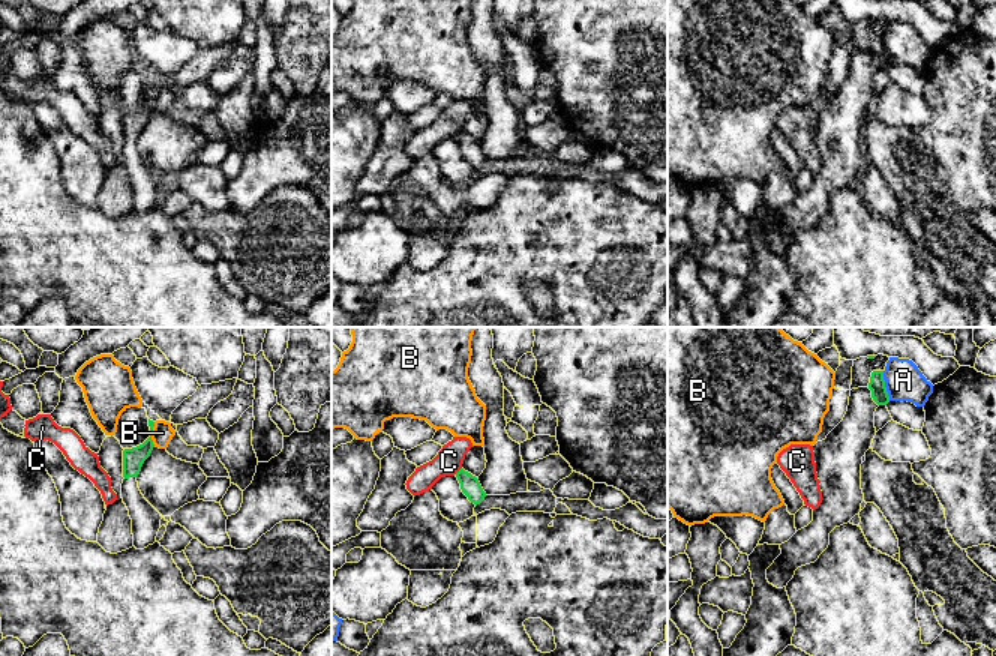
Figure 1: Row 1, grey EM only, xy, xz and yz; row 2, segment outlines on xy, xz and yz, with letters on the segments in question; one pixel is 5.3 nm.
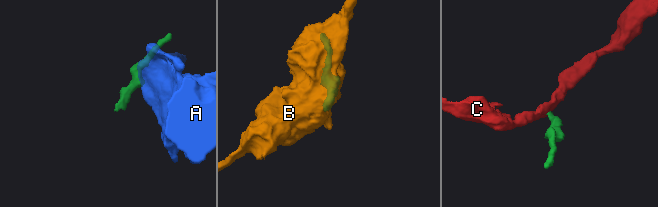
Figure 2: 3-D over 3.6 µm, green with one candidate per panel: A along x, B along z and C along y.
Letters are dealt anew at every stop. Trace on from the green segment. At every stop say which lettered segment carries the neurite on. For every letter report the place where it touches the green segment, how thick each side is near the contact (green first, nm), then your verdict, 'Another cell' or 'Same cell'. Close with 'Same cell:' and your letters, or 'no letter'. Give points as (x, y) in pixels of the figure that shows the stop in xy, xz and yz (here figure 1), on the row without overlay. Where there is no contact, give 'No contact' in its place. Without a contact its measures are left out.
A: Touches green at yz (884, 50). Thickness 90 nm (green) against 200 nm. Another cell
B: Touches green at xy (150, 98). Thickness 120 nm (green) against 120 nm. Another cell
C: Touches green at xz (459, 134). Thickness 110 nm (green) against 150 nm. Another cell
Same cell: no letter

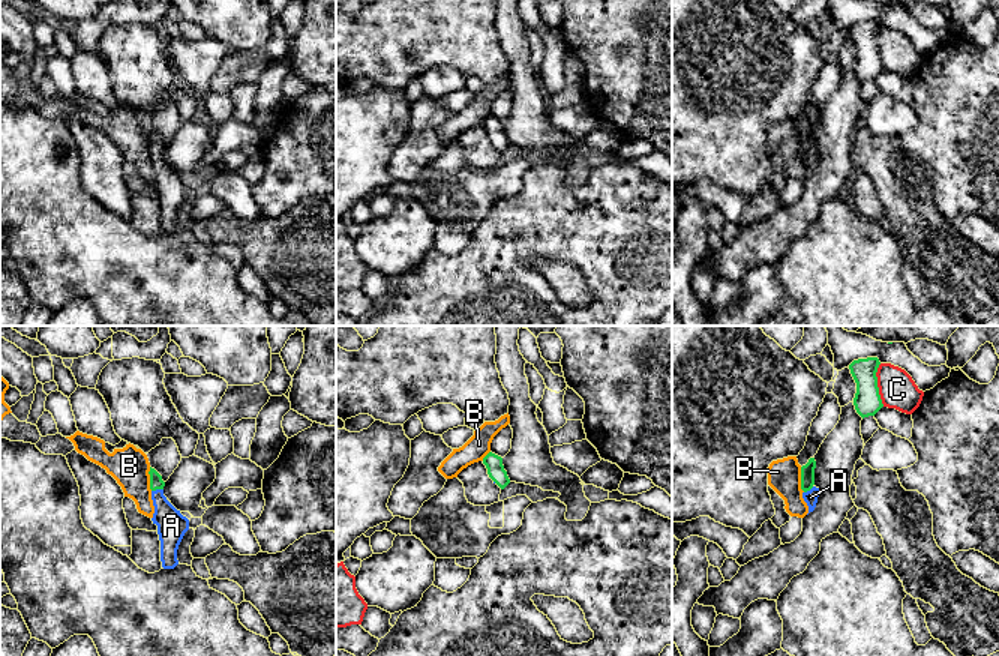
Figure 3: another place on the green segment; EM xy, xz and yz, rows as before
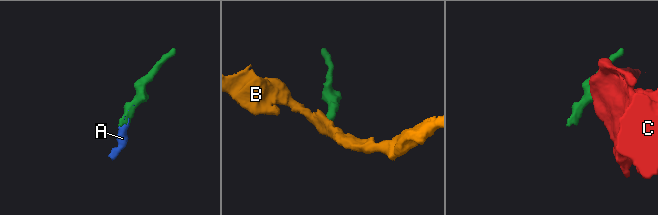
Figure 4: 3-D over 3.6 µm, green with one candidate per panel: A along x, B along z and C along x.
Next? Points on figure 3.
A: Touches green at xy (156, 152). Thickness 70 nm (green) against 160 nm. Same cell
B: Touches green at yz (801, 143). Thickness 80 nm (green) against 180 nm. Another cell
C: Touches green at yz (876, 48). Thickness 150 nm (green) against 200 nm. Another cell
Same cell: A

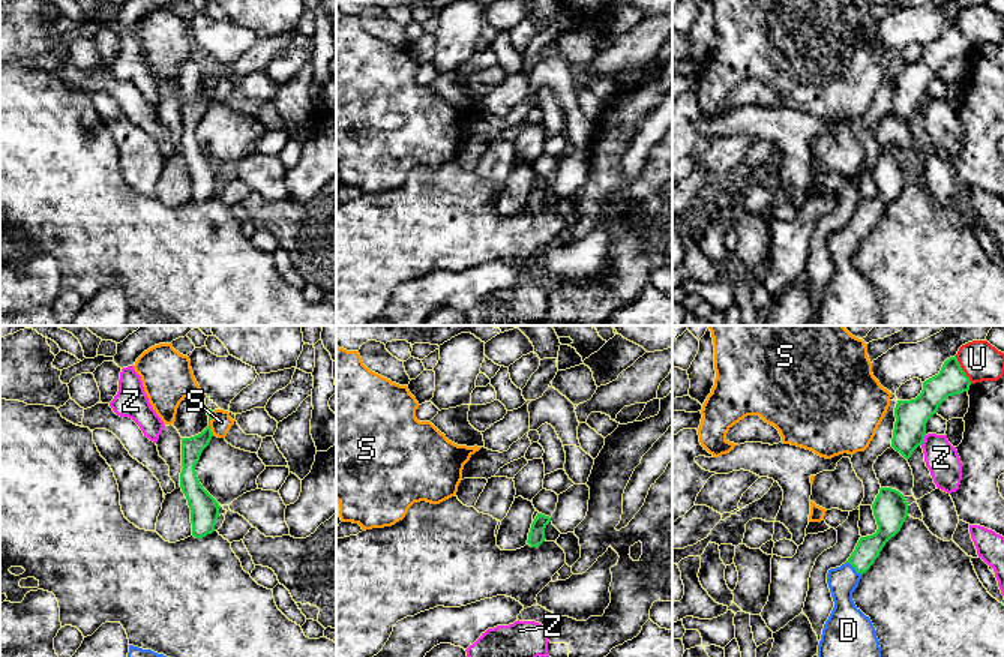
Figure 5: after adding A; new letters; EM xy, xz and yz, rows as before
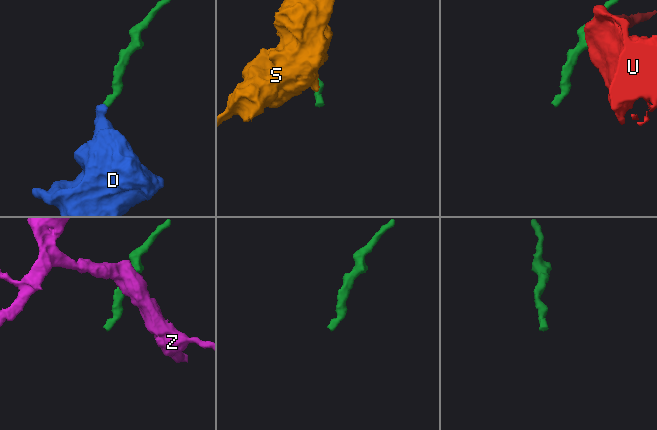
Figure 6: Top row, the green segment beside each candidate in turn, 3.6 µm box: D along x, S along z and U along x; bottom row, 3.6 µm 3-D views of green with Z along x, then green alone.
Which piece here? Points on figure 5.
D: Touches green at yz (854, 231). Thickness 130 nm (green) against 160 nm. Same cell
S: Touches green at xy (209, 87). Thickness 120 nm (green) against 120 nm. Another cell
U: Touches green at yz (961, 33). Thickness 160 nm (green) against 200 nm. Another cell
Z: Touches green at yz (923, 104). Thickness 180 nm (green) against 180 nm. Another cell
Same cell: D

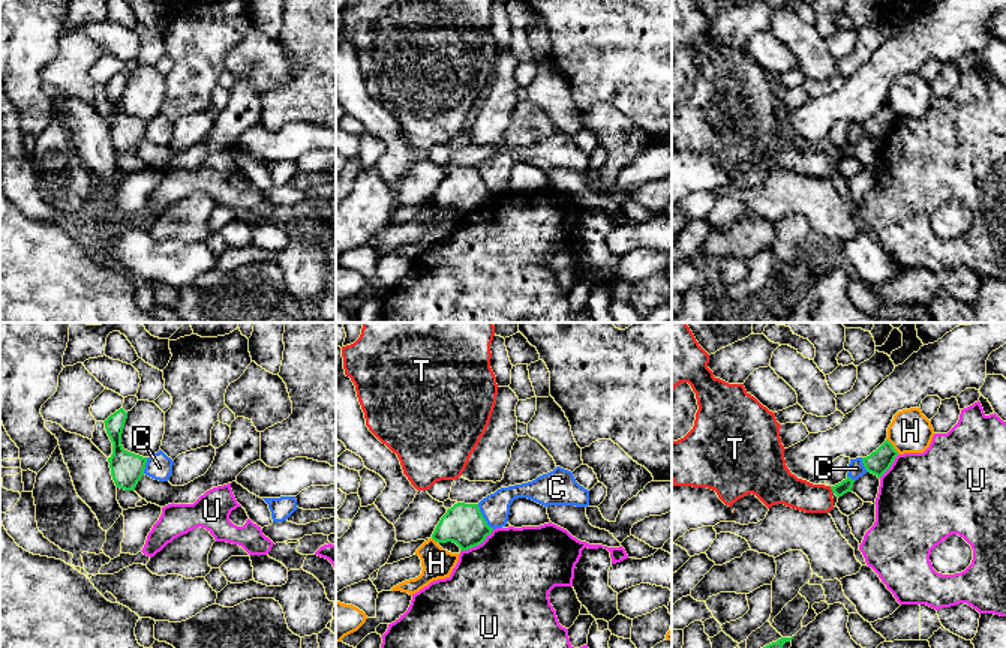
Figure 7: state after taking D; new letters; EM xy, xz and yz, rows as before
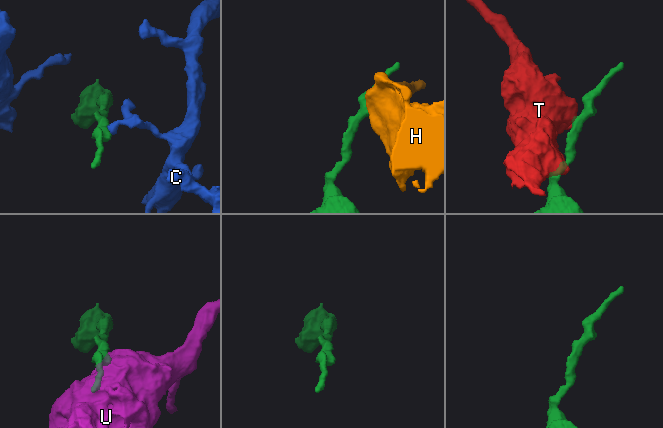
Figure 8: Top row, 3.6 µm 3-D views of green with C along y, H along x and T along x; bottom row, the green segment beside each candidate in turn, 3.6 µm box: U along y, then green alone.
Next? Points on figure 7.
C: Touches green at xz (483, 182). Thickness 220 nm (green) against 160 nm. Another cell
H: Touches green at yz (892, 110). Thickness 120 nm (green) against 220 nm. Another cell
T: Touches green at yz (831, 152). Thickness 70 nm (green) against 180 nm. Another cell
U: Touches green at xz (477, 209). Thickness 220 nm (green) against 500 nm. Another cell
Same cell: no letter

